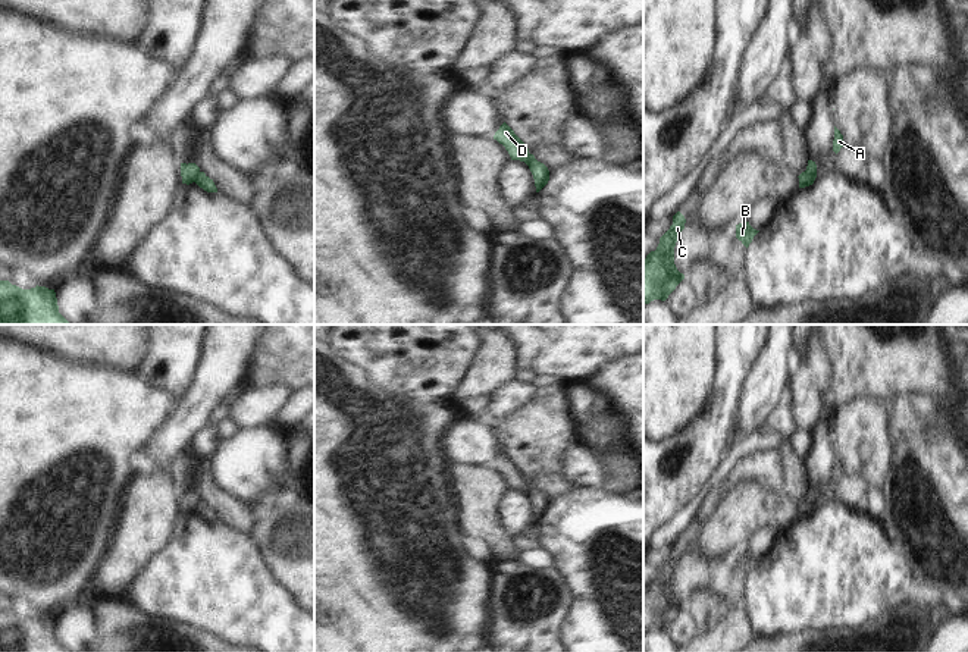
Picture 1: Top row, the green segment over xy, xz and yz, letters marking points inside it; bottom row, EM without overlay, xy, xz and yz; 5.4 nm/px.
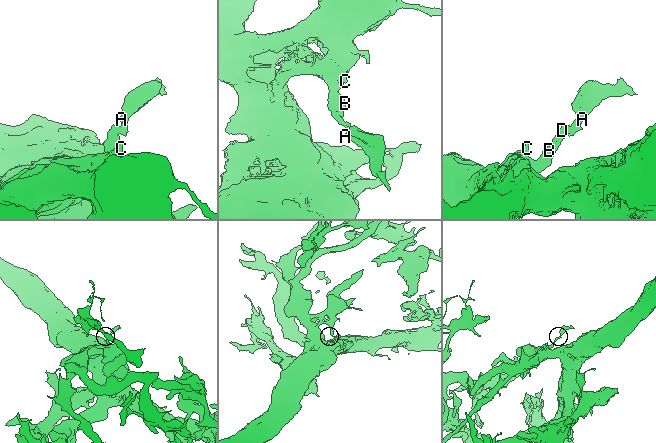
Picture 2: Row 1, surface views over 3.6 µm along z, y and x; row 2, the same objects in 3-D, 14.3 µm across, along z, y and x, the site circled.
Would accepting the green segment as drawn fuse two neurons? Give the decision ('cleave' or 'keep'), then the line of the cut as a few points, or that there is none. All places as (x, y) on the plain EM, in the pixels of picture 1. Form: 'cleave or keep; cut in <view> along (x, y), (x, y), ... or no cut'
keep; no cut

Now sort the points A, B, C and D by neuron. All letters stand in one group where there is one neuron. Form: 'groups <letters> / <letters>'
groups A B C D

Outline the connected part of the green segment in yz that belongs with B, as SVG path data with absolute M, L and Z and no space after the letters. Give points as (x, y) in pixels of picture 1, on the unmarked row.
M743 549L742 552L736 554L736 567L748 577L752 571L754 565L759 559L754 558L749 551Z

